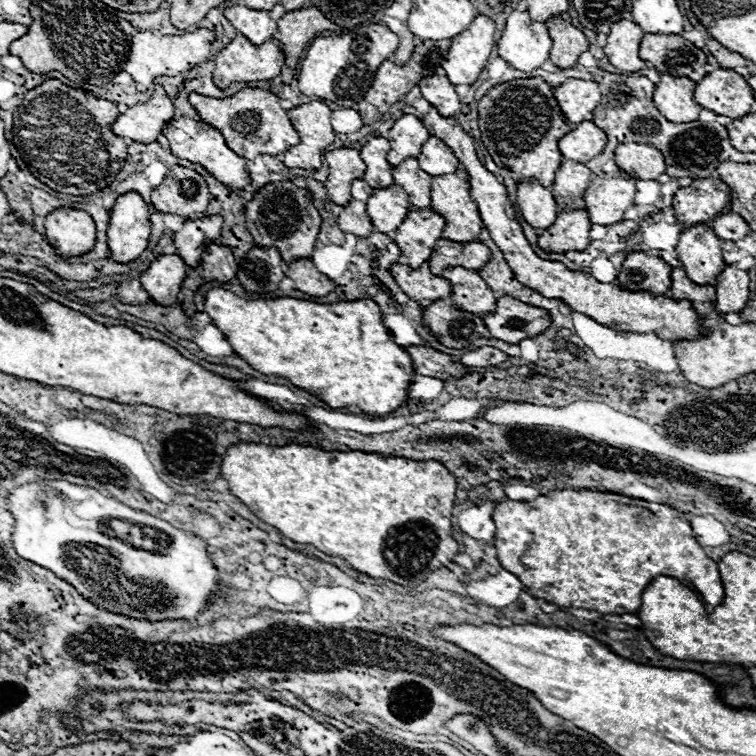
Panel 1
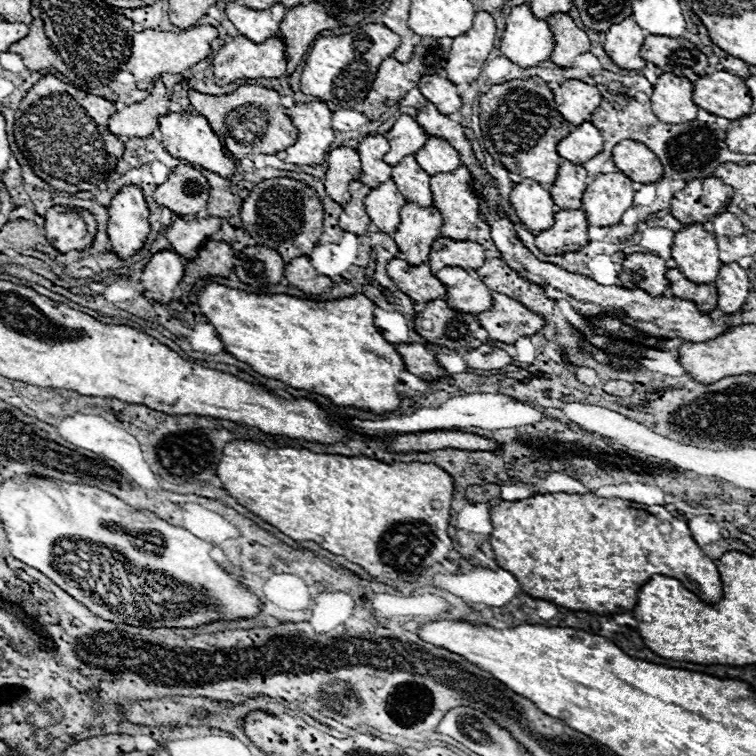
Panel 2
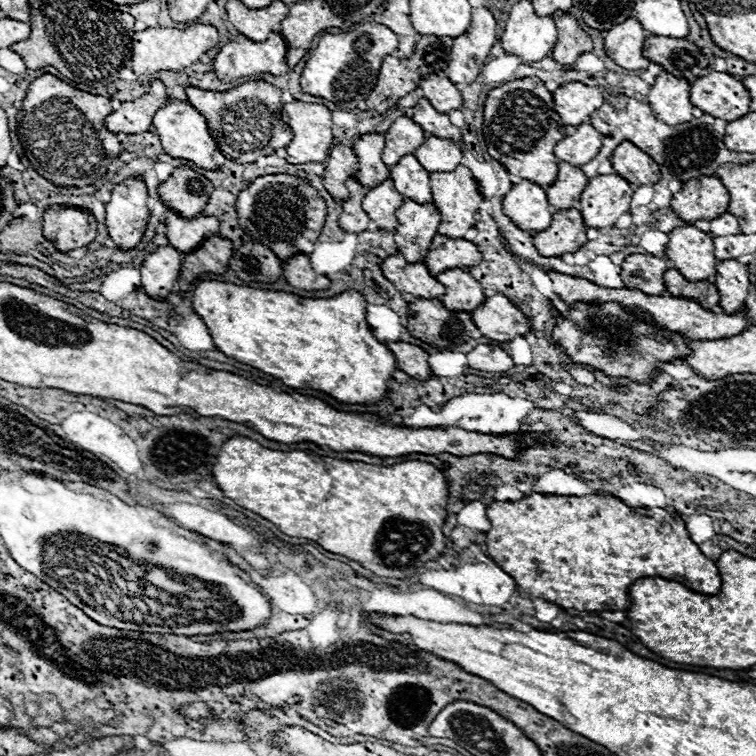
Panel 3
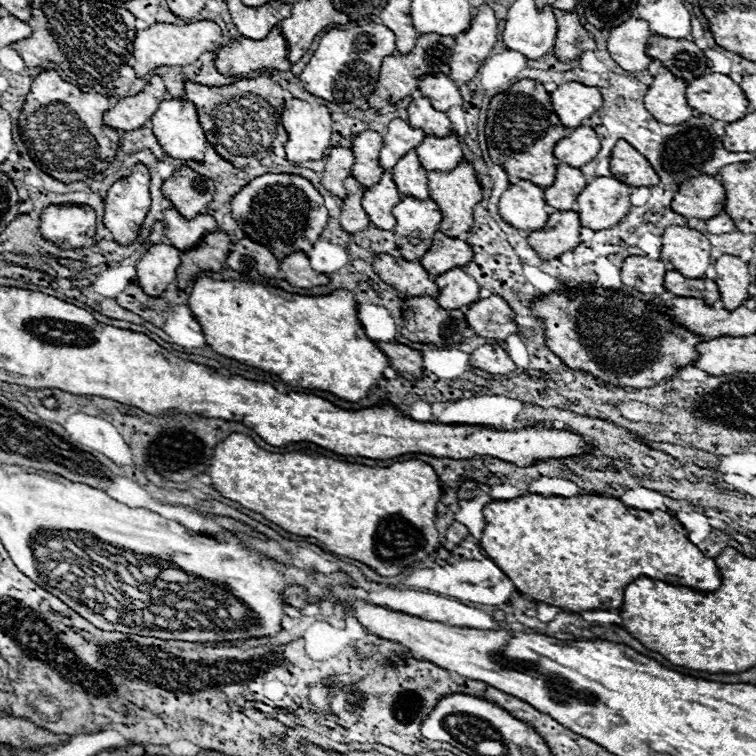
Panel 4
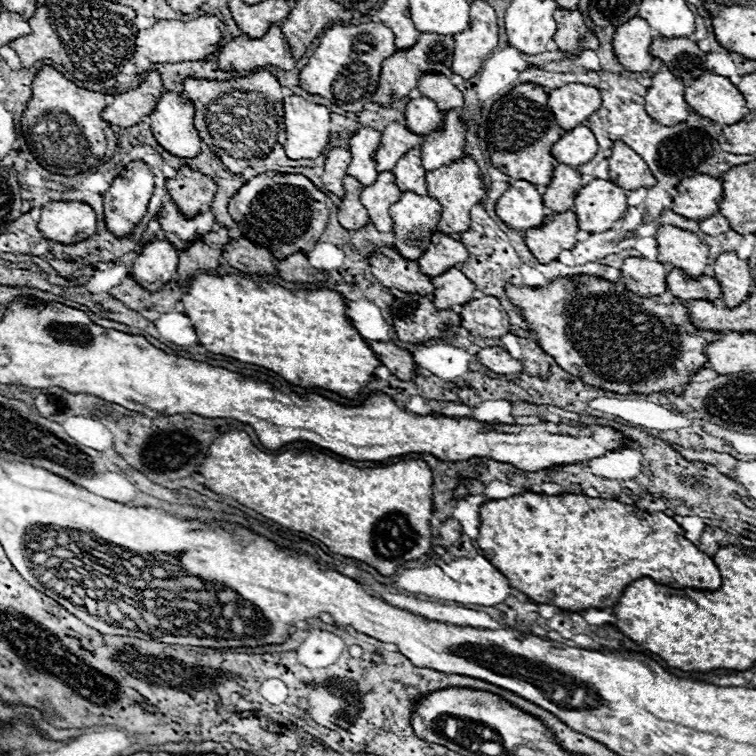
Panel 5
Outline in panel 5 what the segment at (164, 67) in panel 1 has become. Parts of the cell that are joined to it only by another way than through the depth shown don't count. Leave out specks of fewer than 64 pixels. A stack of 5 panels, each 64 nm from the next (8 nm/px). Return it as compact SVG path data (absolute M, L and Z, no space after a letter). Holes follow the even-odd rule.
M202 14L194 20L160 20L152 28L140 30L136 36L136 70L148 72L152 64L158 62L178 62L178 60L202 60L218 52L218 44L222 38L222 20L212 14Z

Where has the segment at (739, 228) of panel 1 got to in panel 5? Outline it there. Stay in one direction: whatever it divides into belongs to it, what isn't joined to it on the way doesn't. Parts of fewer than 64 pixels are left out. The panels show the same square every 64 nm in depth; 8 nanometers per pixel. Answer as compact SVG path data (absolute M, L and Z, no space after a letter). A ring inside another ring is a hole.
M716 212L714 216L710 216L710 218L700 220L698 226L700 226L700 230L702 230L704 234L708 234L708 236L716 236L716 234L722 234L722 232L728 232L728 230L730 230L726 218L720 216L718 212Z

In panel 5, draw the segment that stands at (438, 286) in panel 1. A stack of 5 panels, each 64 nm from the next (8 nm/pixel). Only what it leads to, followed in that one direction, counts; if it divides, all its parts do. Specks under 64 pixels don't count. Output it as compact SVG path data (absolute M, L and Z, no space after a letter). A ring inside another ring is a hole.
M378 248L368 256L370 272L386 286L402 292L416 292L420 296L432 294L434 286L430 276L422 274L416 260L400 256L394 248Z

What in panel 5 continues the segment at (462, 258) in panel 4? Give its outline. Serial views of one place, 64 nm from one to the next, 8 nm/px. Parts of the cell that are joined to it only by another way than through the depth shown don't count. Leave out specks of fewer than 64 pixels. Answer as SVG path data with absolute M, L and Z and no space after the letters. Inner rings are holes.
M442 232L432 234L428 250L418 258L420 270L428 276L438 276L446 268L452 268L456 264L462 264L466 260L468 252L462 246L460 240L454 240Z

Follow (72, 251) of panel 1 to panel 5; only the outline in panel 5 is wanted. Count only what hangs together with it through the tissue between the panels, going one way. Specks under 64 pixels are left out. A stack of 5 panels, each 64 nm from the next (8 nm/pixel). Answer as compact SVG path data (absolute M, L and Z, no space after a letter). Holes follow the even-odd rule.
M48 202L42 206L38 228L48 240L76 244L94 236L96 214L84 202Z

